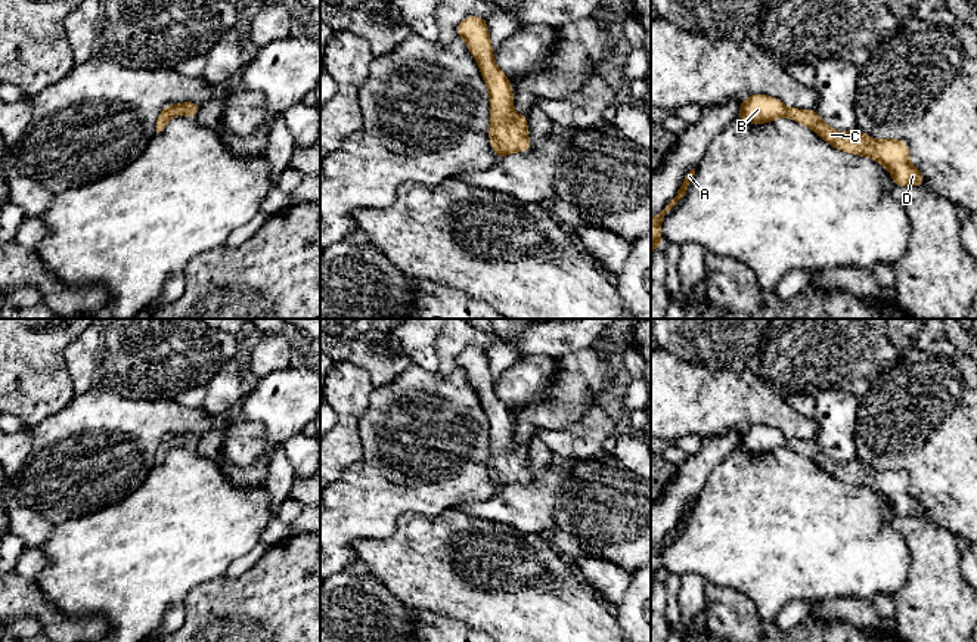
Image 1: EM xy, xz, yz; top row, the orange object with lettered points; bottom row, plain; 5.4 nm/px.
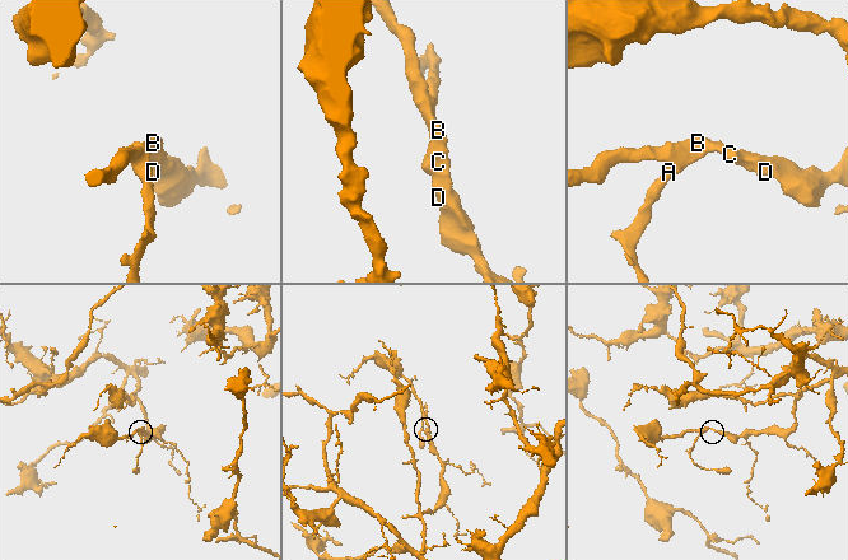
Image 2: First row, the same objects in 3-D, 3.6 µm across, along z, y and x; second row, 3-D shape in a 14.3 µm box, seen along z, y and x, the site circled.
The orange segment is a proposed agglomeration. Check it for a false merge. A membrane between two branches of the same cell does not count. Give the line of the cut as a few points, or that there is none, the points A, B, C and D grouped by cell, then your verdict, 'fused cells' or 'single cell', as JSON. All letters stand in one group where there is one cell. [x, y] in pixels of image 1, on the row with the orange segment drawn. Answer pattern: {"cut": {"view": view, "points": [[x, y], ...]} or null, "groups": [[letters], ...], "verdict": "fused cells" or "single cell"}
{"cut": null, "groups": [["A", "B", "C", "D"]], "verdict": "single cell"}

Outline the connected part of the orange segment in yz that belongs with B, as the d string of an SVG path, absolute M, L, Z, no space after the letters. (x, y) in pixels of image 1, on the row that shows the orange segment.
M759 93L741 100L741 108L735 121L764 124L772 122L782 115L812 128L819 137L838 151L877 161L880 165L891 171L893 184L927 184L922 173L911 164L909 146L905 140L877 140L863 134L859 128L846 133L834 130L819 117L816 109L787 108L778 97Z

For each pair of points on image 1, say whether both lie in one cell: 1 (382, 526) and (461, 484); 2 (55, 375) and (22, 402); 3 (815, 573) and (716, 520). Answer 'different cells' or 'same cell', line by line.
1: same cell
2: same cell
3: same cell

